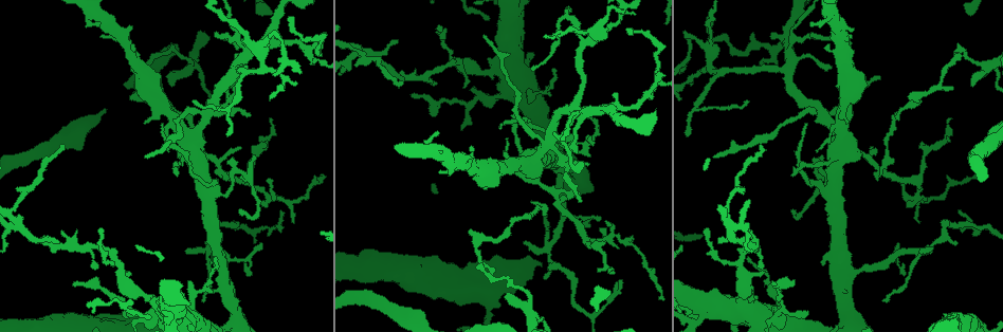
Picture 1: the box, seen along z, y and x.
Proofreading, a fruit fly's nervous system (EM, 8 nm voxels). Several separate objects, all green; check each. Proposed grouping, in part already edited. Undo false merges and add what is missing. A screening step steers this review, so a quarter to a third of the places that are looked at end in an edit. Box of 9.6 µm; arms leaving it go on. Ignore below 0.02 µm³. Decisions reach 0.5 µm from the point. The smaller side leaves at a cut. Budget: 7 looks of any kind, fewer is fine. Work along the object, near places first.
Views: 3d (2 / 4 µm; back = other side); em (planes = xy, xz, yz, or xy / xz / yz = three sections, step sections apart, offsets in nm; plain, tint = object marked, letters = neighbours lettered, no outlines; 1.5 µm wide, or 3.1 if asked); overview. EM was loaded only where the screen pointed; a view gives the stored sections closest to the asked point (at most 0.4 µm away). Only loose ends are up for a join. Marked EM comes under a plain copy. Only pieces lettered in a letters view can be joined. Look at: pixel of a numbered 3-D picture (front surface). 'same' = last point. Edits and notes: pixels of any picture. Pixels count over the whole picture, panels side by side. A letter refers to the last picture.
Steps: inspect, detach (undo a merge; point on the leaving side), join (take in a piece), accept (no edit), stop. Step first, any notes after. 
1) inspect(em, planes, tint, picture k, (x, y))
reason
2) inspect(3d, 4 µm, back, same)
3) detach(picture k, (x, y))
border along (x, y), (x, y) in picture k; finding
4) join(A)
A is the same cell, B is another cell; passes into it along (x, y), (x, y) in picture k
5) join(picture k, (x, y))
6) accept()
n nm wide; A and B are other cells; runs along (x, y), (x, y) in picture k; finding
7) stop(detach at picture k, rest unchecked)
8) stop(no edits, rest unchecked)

inspect(3d, 2 µm, picture 1, (571, 110))
side arm on a straight run

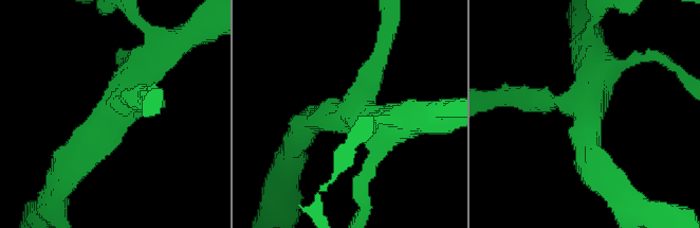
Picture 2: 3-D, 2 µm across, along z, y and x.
inspect(em, xz, step 4, letters, picture 2, (356, 117))
now the EM

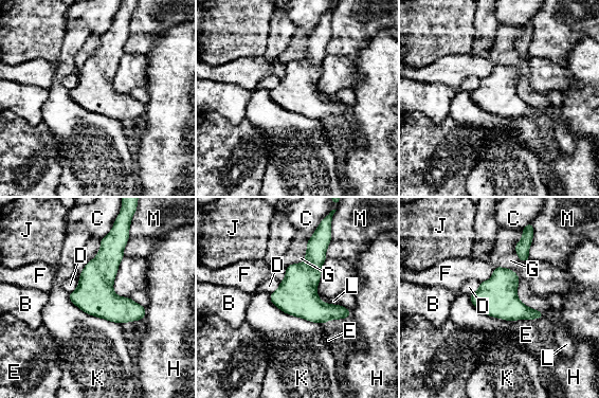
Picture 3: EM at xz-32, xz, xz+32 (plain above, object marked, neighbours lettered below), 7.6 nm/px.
accept()
K touches over 460 nm; B, C, D, E, F, G, H, J, K, L and M are other cells; all the same neuron

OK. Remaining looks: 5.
inspect(em, planes, tint, picture 1, (176, 174))
tapers out

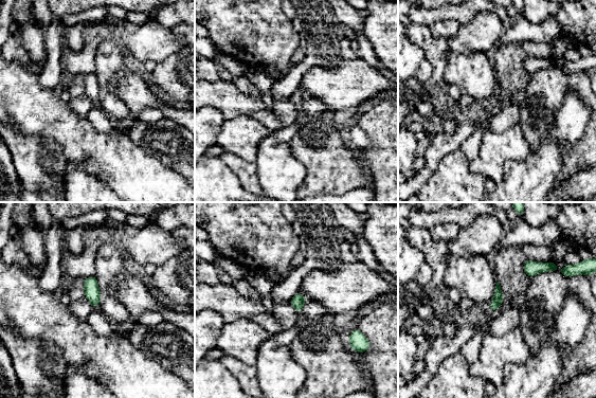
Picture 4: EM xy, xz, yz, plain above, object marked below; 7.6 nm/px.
inspect(em, planes, letters, same)
what lies round it

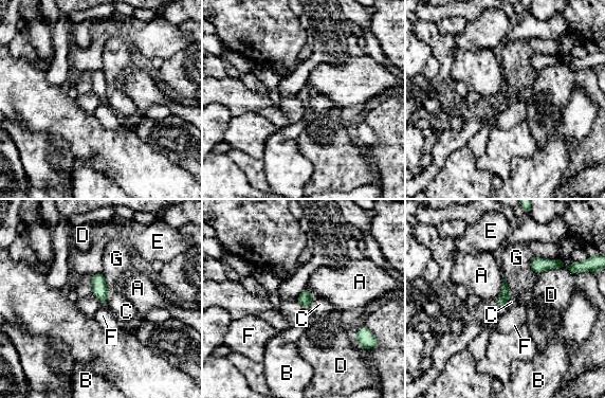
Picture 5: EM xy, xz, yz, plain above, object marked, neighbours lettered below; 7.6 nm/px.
accept()
A, B, C, D, E, F and G are other cells; no lettered piece goes on from it

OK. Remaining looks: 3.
inspect(em, planes, letters, picture 1, (605, 15))
sharp bend

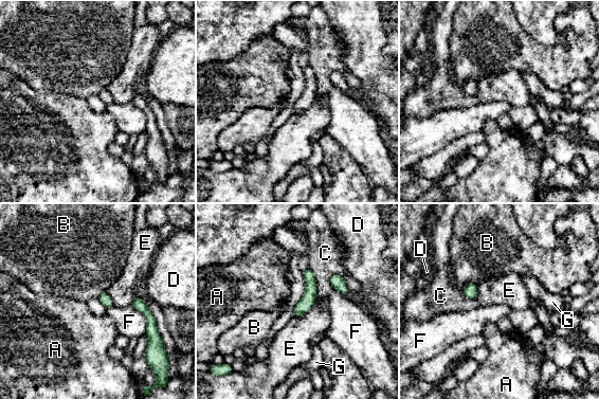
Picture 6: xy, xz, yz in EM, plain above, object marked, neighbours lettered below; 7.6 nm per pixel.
accept()
90 nm wide; A, B, C, D, E, F and G are other cells; border along (315, 301), (305, 312), (293, 318) in picture 6; one neuron here

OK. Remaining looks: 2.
stop(no edits, rest unchecked)

